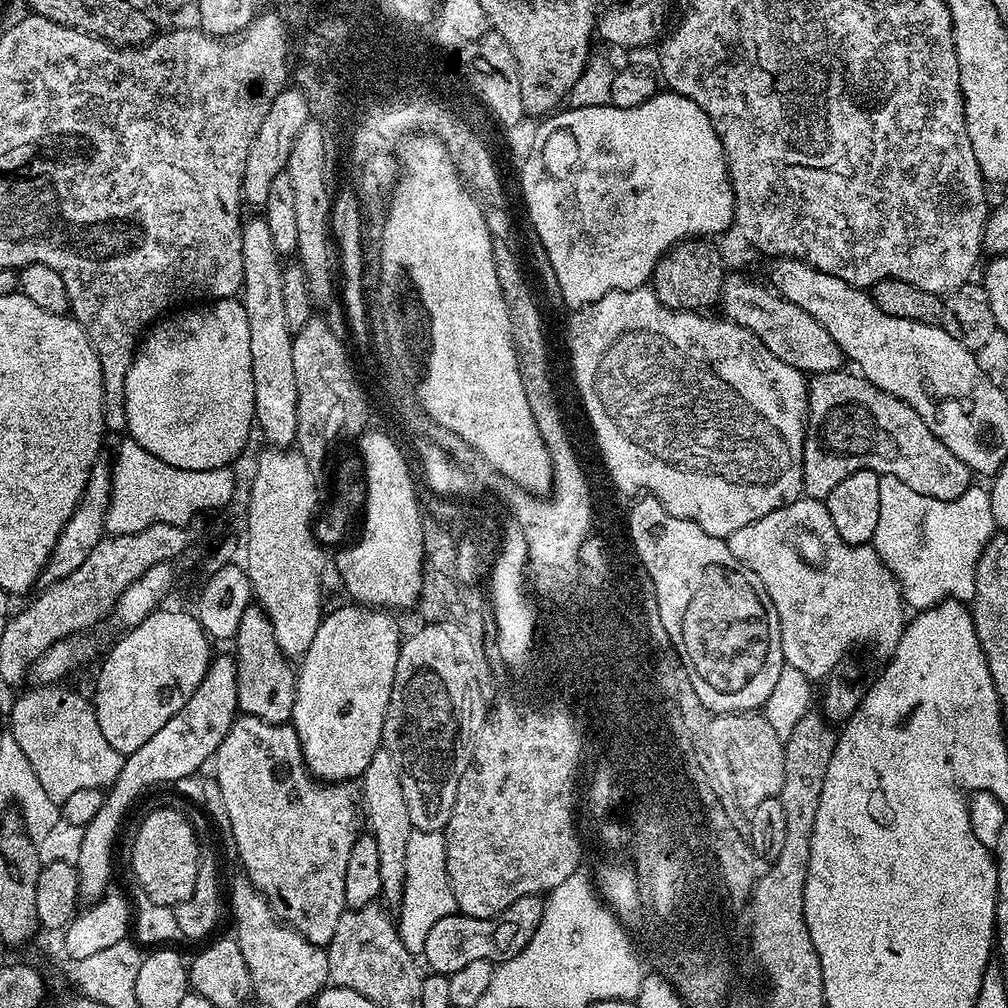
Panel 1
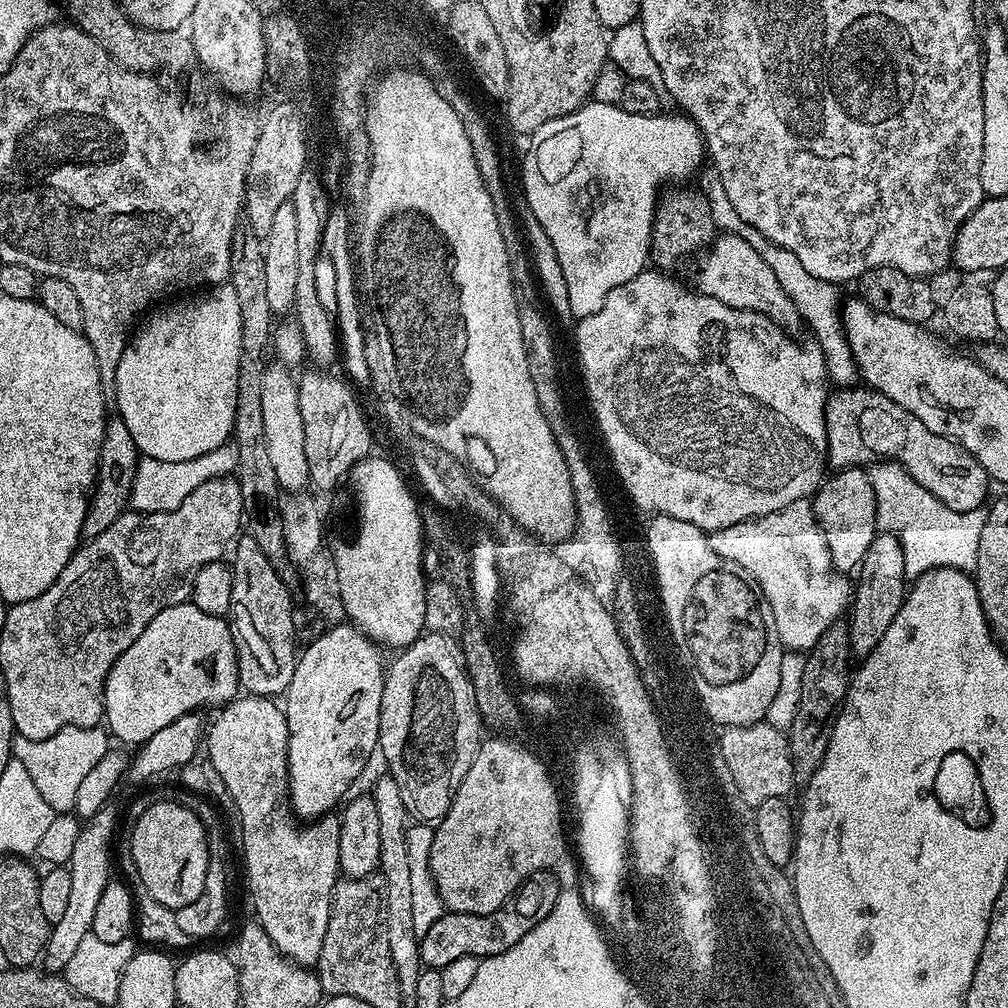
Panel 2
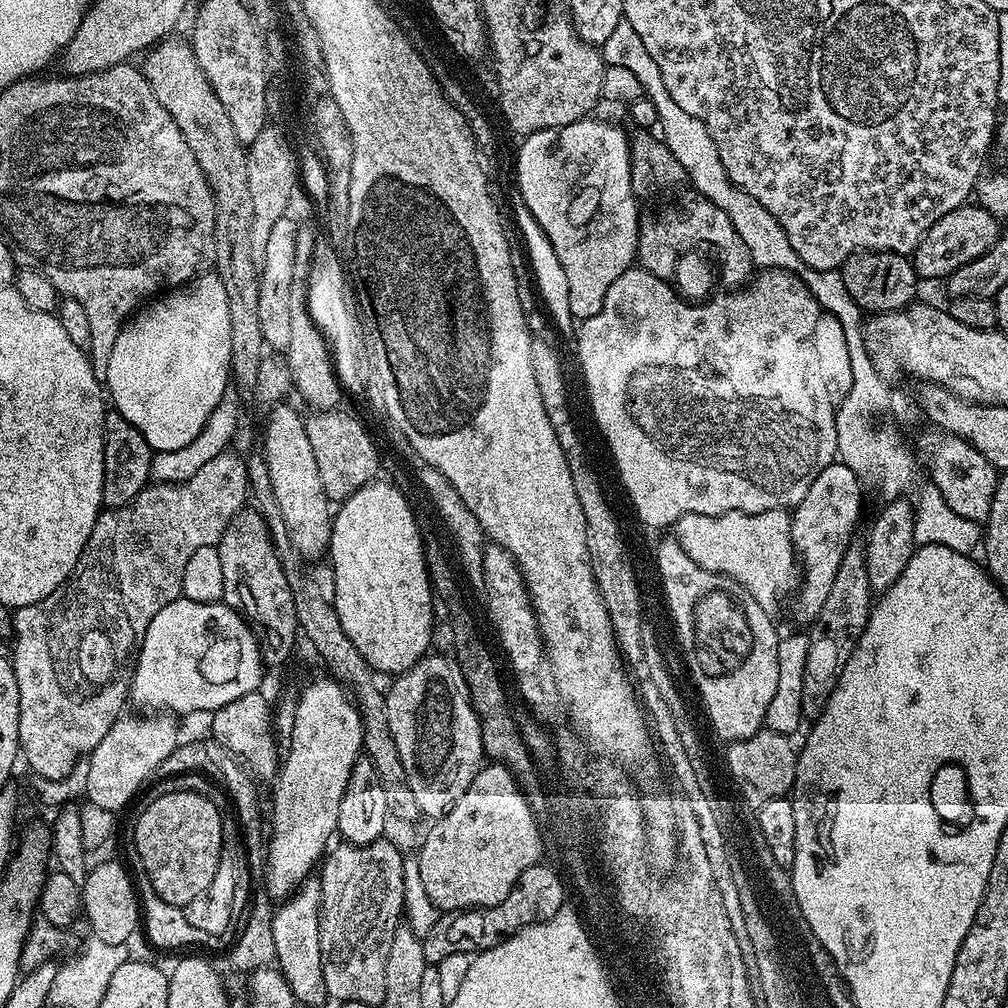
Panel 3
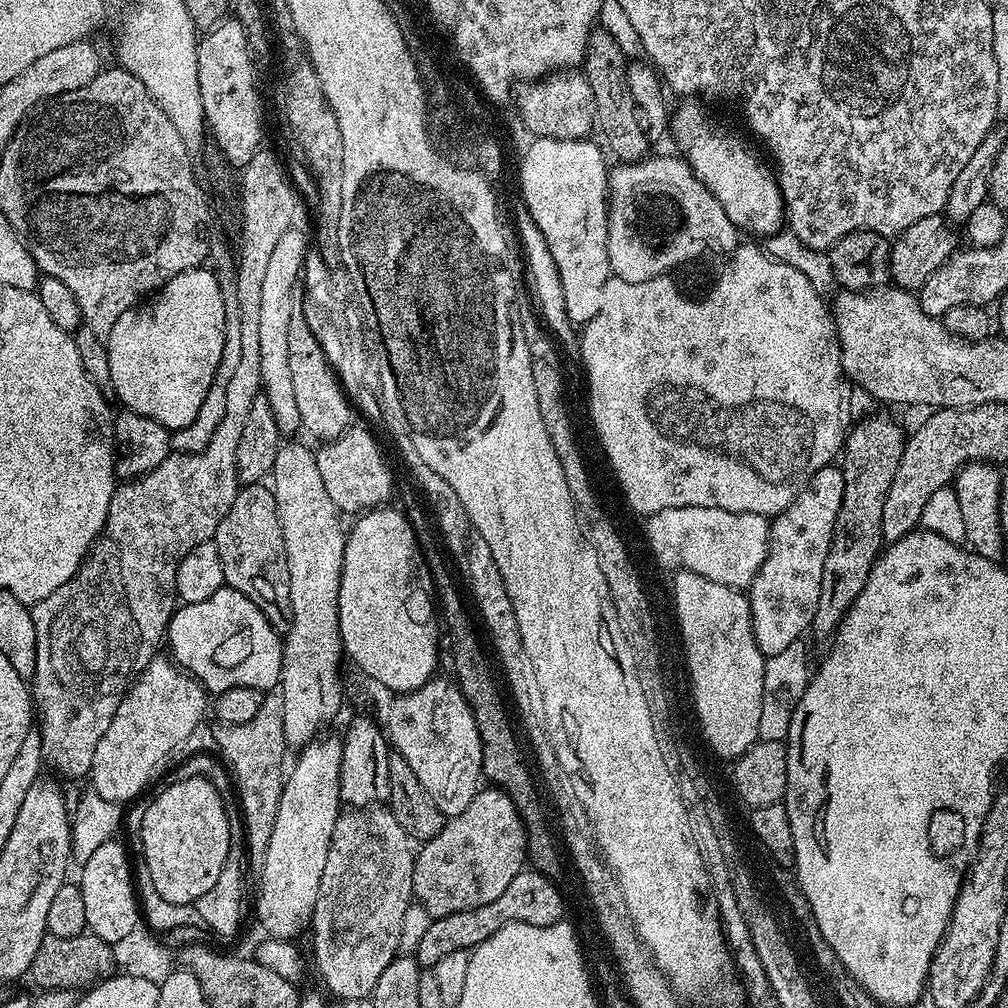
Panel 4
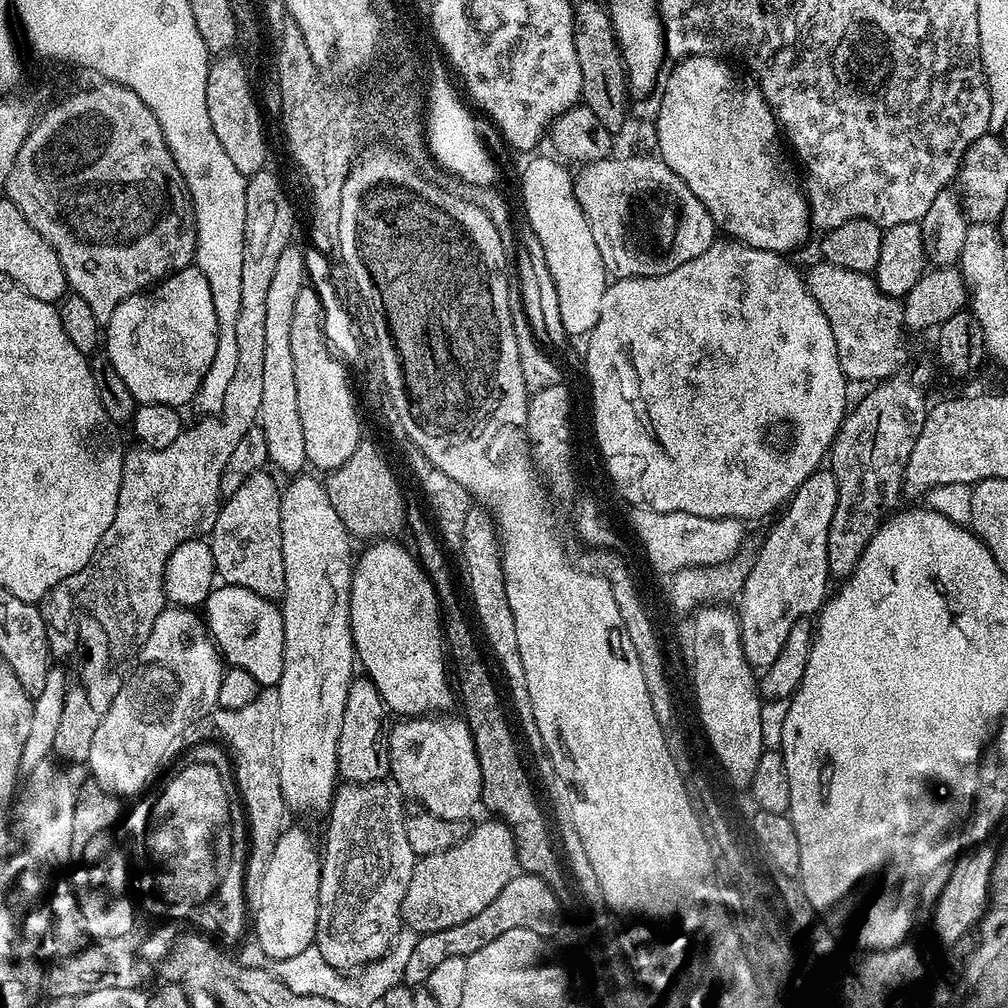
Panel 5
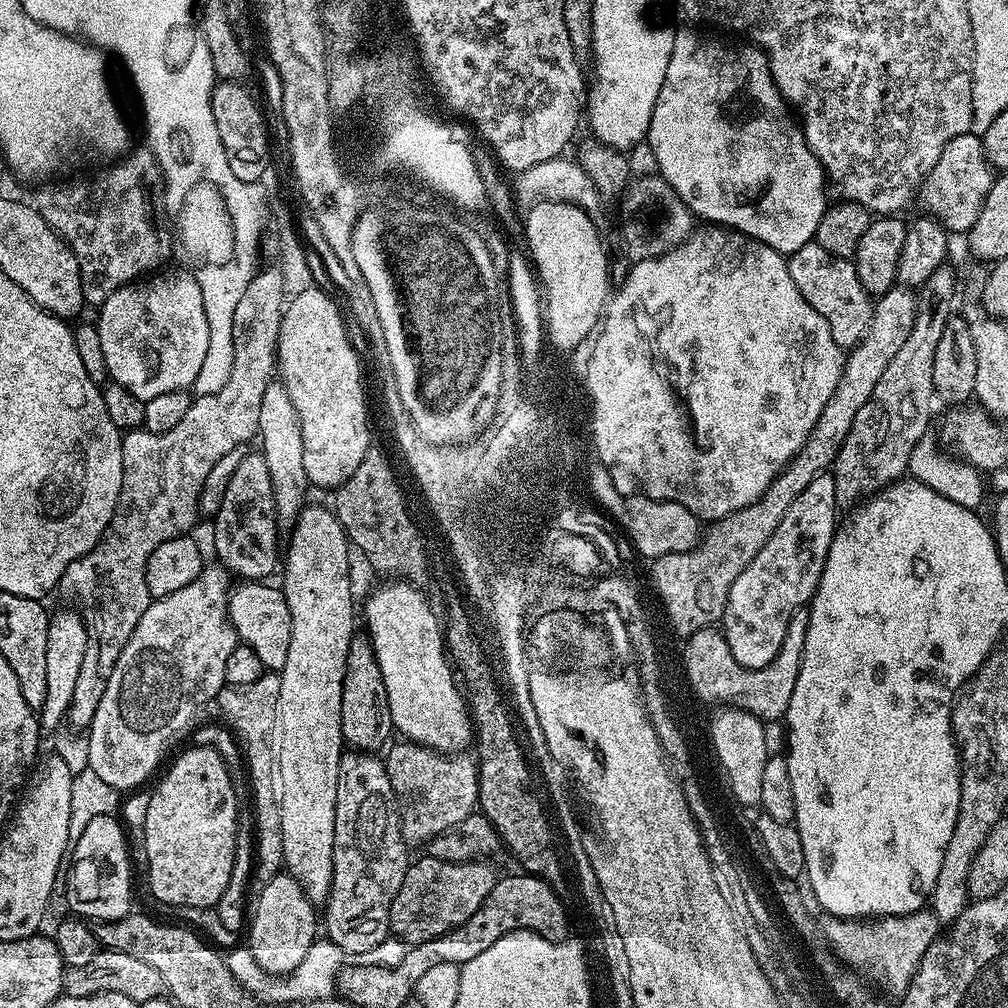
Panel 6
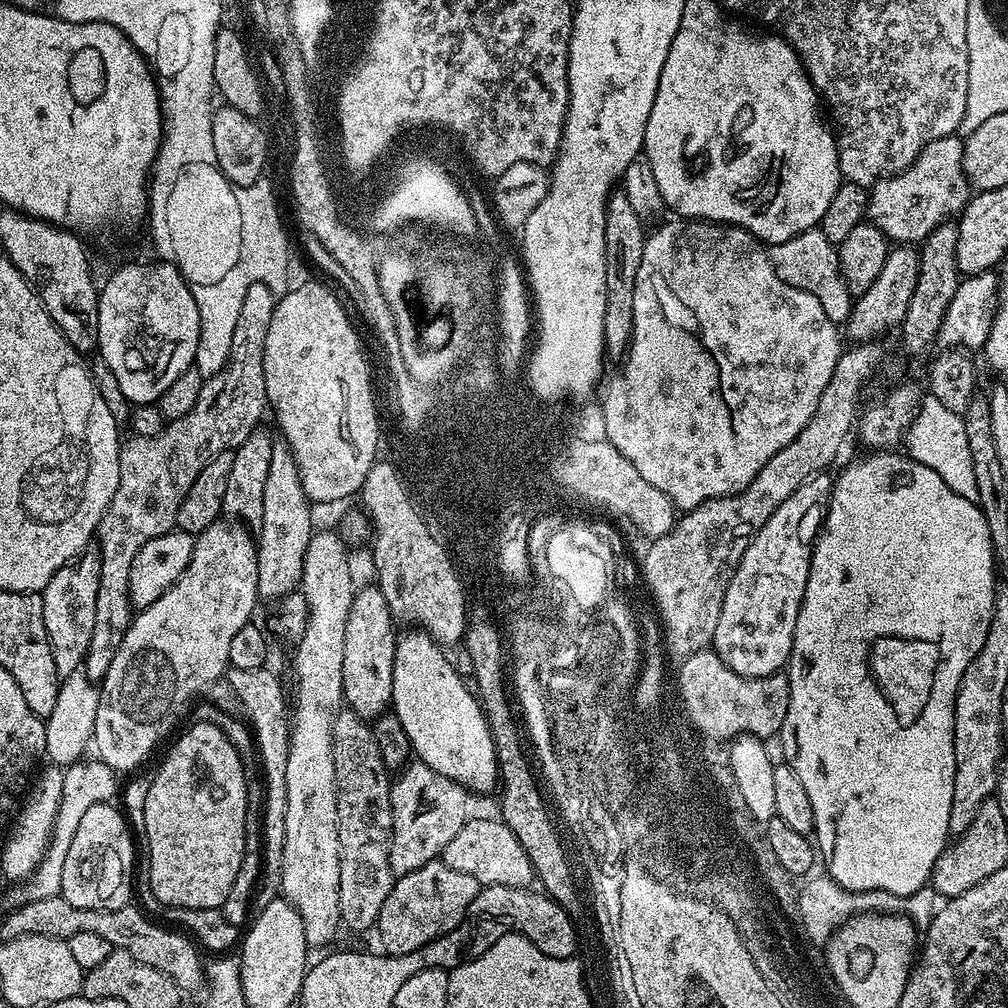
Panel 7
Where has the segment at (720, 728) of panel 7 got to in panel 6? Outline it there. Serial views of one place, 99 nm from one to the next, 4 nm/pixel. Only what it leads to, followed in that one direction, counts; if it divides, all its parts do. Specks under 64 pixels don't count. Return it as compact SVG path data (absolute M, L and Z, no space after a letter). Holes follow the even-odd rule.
M803 607L793 614L788 633L782 642L782 650L778 650L774 662L761 668L747 668L739 664L734 654L730 654L730 646L724 641L723 631L719 627L703 628L691 633L682 645L683 679L689 689L692 687L696 691L695 699L701 705L716 706L723 700L732 700L739 704L743 712L754 714L762 721L783 721L787 717L790 698L794 694L794 682L798 682L807 625L808 610Z

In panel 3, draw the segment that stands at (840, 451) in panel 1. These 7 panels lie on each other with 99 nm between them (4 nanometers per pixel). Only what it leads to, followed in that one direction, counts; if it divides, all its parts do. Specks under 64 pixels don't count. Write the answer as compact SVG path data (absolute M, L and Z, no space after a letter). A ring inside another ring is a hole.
M931 430L920 440L924 451L924 460L928 463L928 472L932 485L946 498L946 506L954 514L977 522L987 521L990 514L990 502L994 502L994 490L998 479L998 470L974 445L943 430Z

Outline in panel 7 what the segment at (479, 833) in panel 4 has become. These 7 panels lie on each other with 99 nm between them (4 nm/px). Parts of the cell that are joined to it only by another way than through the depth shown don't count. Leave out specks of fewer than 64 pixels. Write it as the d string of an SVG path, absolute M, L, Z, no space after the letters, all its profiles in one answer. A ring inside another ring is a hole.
M440 858L399 877L393 883L390 894L386 894L386 902L382 902L382 910L374 925L374 932L380 935L380 944L384 947L381 949L390 956L410 954L410 950L418 950L426 946L426 942L454 930L465 923L481 887L474 878L470 878L470 874L450 870L450 866L446 866Z

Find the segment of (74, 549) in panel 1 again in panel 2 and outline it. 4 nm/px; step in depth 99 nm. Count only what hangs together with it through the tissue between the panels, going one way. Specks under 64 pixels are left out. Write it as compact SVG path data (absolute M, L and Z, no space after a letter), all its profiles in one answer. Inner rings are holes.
M119 418L105 419L100 461L96 467L96 483L84 519L82 536L85 541L93 540L95 536L102 534L106 526L114 526L114 522L129 507L134 474L141 459L138 446L134 446L134 438L130 438L130 430L126 430L126 422L122 422Z

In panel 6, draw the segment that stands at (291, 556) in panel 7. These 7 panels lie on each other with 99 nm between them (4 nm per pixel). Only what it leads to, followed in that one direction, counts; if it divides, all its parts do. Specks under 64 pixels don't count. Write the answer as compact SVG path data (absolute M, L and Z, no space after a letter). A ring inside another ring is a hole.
M273 382L266 386L266 394L262 394L262 406L258 409L258 426L258 448L264 453L266 467L270 469L276 523L281 529L288 530L306 506L307 500L304 499L308 496L310 485L302 459L302 426L298 422L294 402L290 402L290 394L286 394L283 384Z

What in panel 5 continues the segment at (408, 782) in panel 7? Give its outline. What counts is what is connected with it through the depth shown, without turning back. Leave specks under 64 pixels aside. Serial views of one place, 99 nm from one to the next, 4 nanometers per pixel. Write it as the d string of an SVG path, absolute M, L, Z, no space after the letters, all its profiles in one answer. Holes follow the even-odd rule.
M429 714L400 718L391 725L388 733L388 757L390 758L390 776L395 787L405 797L417 800L423 811L447 820L467 821L468 815L481 803L480 787L482 774L474 738L468 729L468 721L459 715Z

